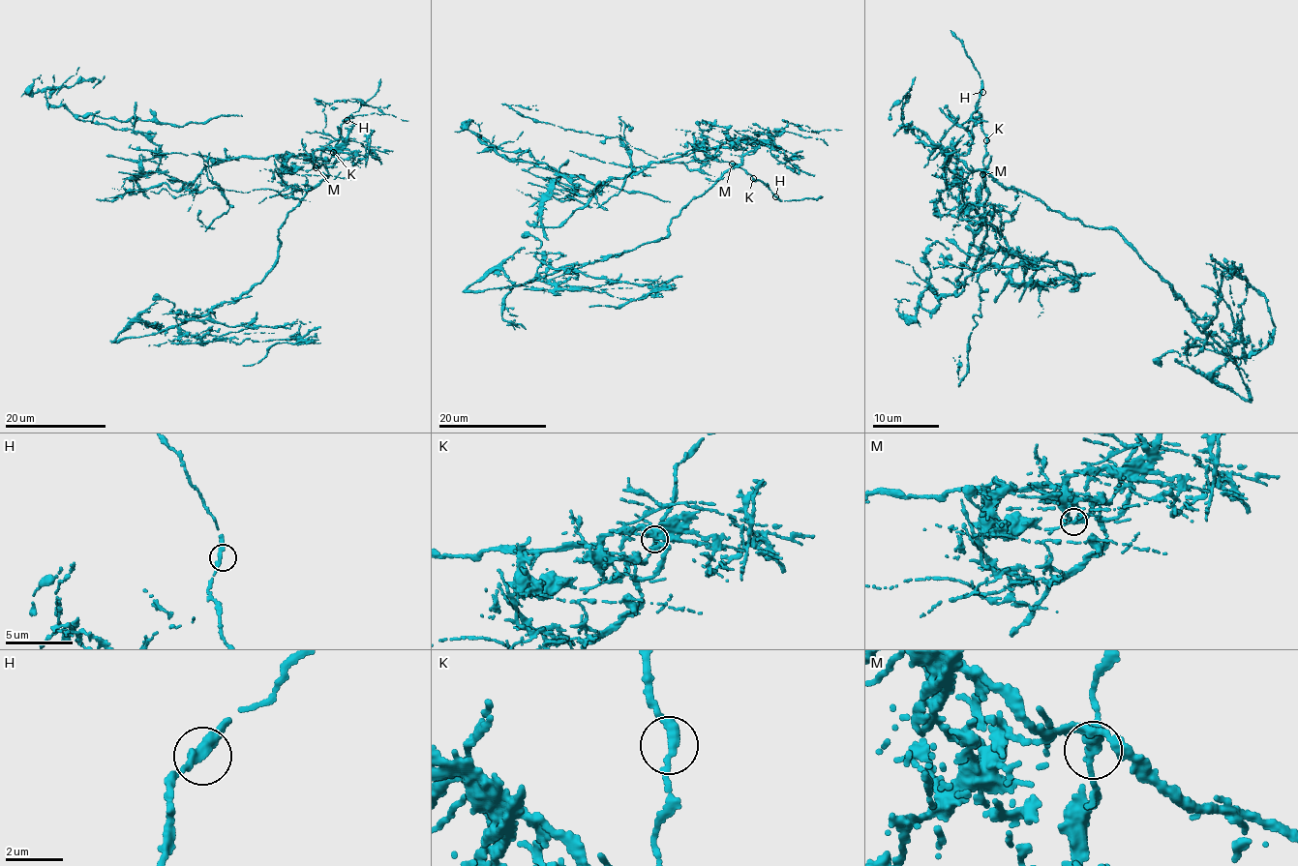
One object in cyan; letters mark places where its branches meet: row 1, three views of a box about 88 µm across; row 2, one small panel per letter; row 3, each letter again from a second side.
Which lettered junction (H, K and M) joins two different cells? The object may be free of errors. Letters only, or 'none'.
M

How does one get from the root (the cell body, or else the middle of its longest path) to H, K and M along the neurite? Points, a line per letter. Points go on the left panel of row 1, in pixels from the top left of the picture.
H: (299, 156), (286, 162), (287, 170), (316, 168), (329, 160), (340, 137), (341, 125), (347, 120)
K: (299, 156), (286, 162), (287, 170), (316, 168), (329, 160), (333, 152)
M: (299, 156), (286, 162), (287, 170), (316, 167)

